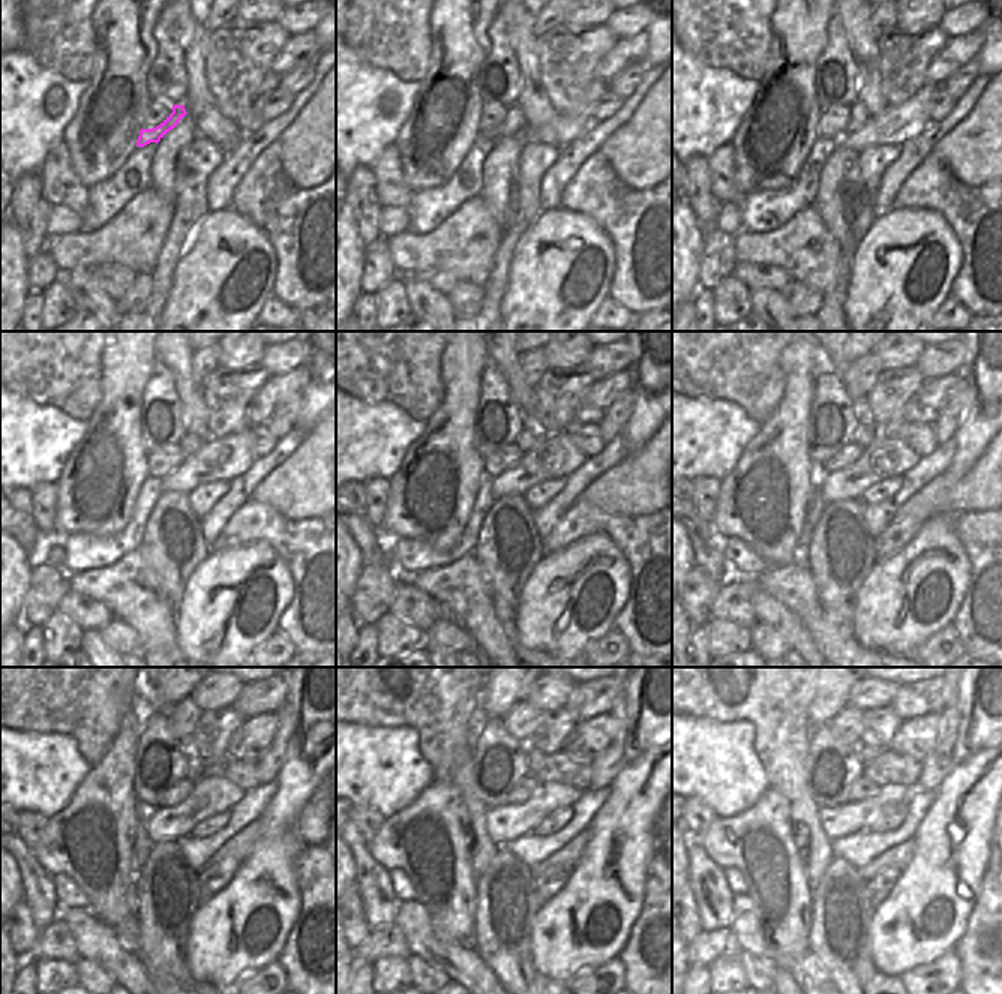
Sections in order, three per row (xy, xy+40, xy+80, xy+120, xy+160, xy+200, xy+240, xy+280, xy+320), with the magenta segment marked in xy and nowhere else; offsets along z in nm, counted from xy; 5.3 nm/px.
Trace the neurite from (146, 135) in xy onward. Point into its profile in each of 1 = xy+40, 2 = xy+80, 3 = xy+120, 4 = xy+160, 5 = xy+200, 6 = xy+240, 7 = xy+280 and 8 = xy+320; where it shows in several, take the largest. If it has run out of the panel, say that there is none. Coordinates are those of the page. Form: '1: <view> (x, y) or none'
1: xy+40 (515, 123)
2: xy+80 (858, 114)
3: xy+120 (189, 444)
4: xy+160 (530, 435)
5: xy+200 (867, 432)
6: xy+240 (194, 772)
7: xy+280 (530, 757)
8: xy+320 (864, 751)

